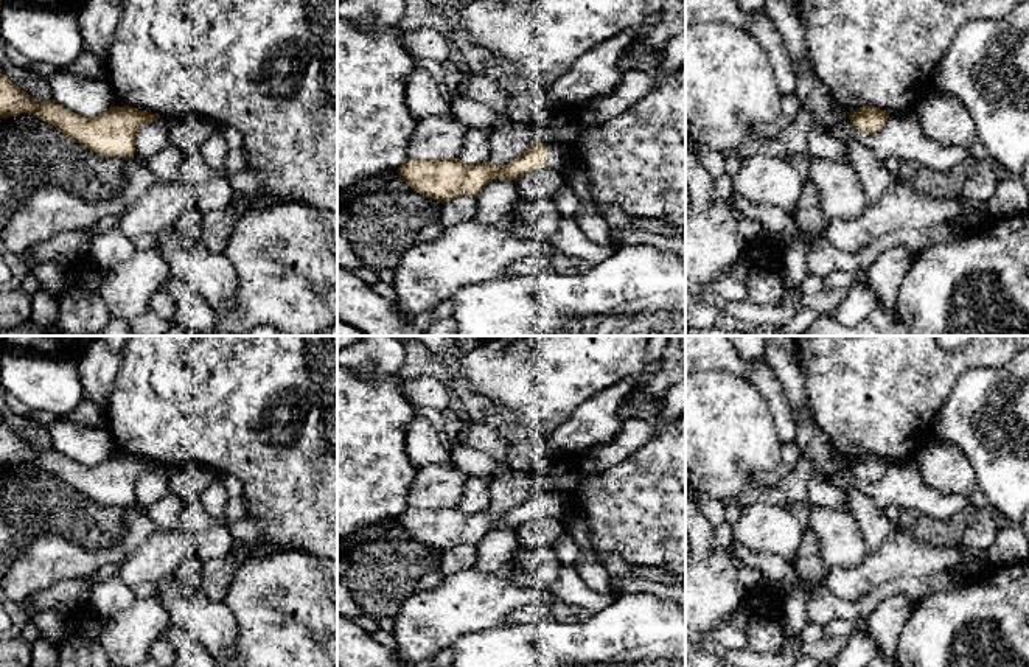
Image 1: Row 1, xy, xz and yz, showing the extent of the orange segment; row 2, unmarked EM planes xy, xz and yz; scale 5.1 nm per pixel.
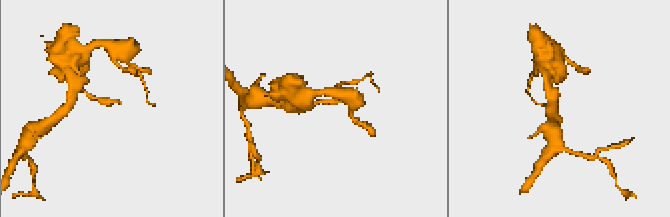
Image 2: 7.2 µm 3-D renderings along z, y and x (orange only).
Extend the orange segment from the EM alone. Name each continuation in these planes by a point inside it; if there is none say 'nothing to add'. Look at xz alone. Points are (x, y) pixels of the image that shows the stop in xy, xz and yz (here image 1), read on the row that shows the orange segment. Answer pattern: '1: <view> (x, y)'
1: xz (557, 159)

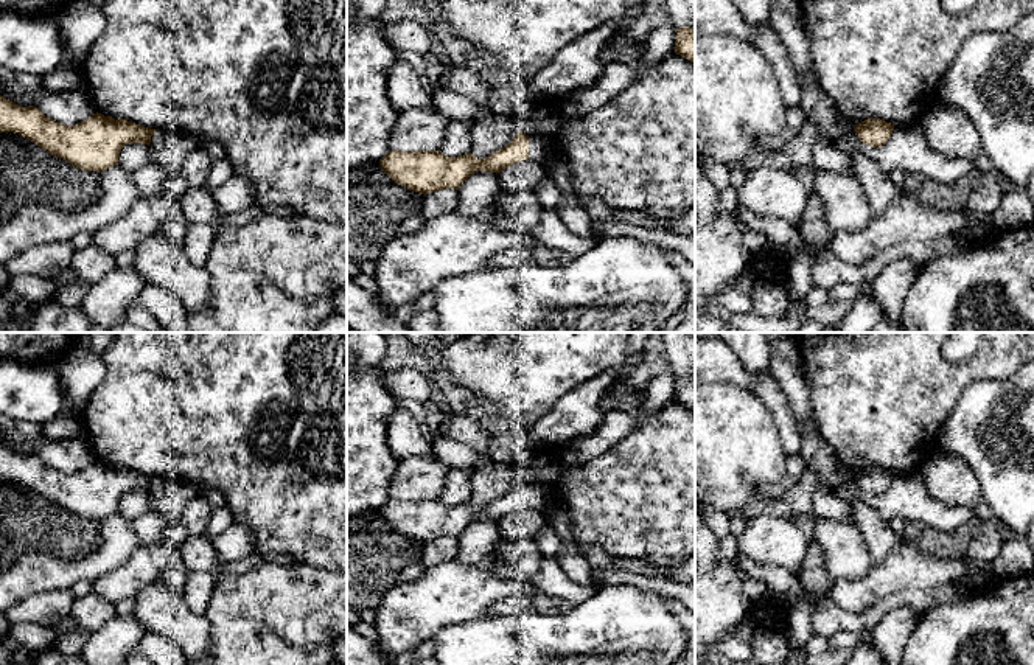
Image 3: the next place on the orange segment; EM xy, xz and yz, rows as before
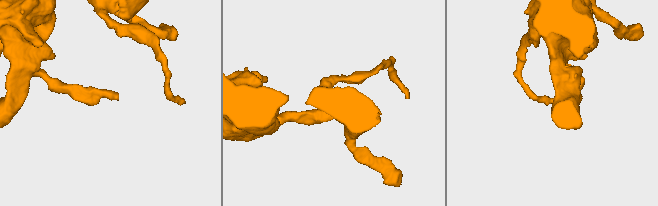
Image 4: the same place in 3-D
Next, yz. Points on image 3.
nothing to add

